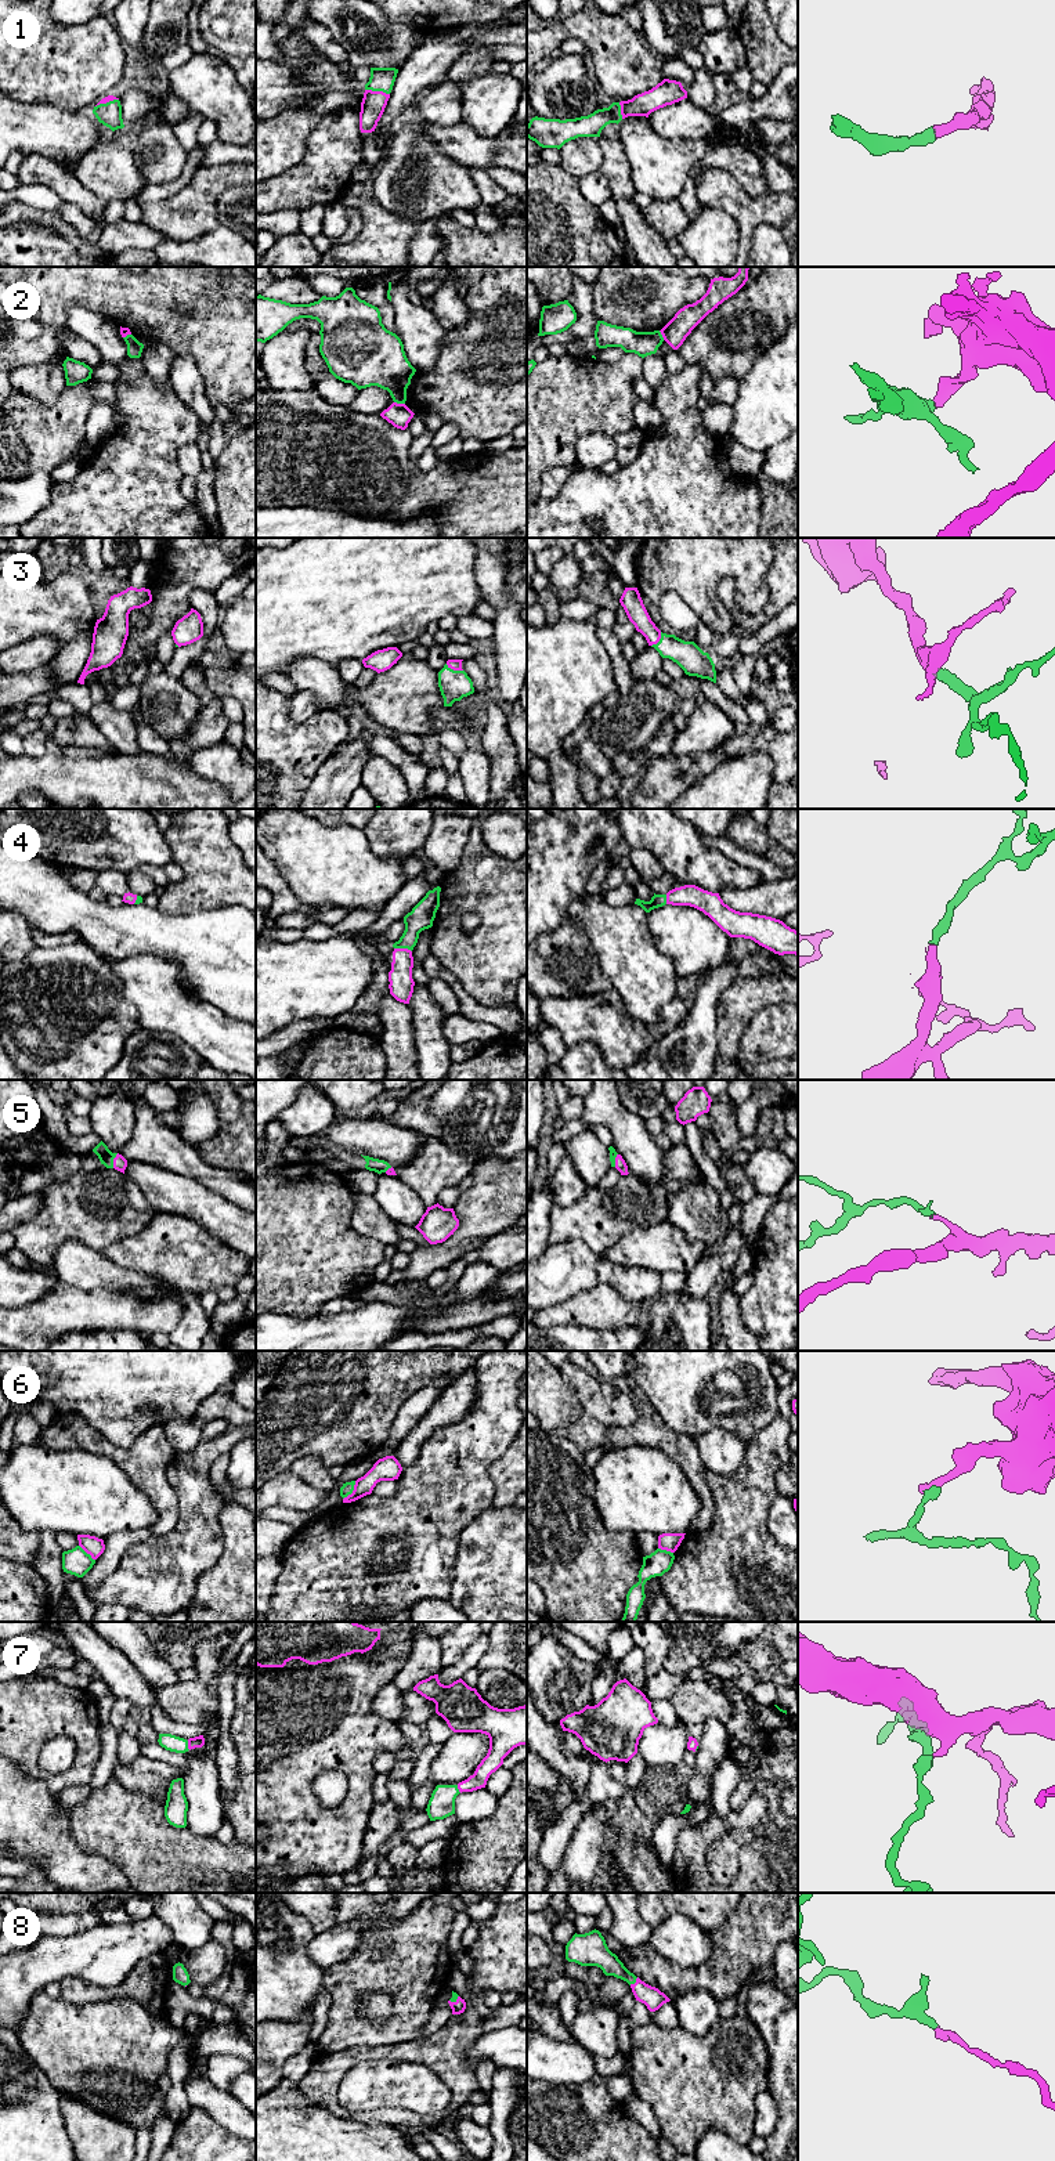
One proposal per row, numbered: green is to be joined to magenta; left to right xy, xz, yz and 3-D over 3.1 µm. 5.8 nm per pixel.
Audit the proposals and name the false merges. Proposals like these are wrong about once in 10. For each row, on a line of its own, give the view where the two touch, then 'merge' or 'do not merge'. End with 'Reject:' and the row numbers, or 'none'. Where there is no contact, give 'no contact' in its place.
1: meets magenta in xz; merge
2: meets magenta in xz; do not merge
3: meets magenta in xz; merge
4: meets magenta in xz; merge
5: meets magenta in xy; merge
6: meets magenta in xz; do not merge
7: meets magenta in xy; merge
8: meets magenta in yz; merge
Reject: 2, 6

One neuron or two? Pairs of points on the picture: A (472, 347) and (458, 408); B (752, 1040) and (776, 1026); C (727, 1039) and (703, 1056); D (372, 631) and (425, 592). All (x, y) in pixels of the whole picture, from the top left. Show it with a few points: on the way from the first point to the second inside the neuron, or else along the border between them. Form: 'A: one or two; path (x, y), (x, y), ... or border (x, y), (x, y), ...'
A: one; path (472, 362), (472, 393)
B: one; path (758, 1039), (770, 1026)
C: two; border (715, 1014), (718, 1056)
D: one; path (385, 618), (412, 592)

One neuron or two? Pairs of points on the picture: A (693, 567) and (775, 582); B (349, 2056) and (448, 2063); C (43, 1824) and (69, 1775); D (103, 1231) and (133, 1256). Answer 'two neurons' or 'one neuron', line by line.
A: two neurons
B: one neuron
C: two neurons
D: two neurons

